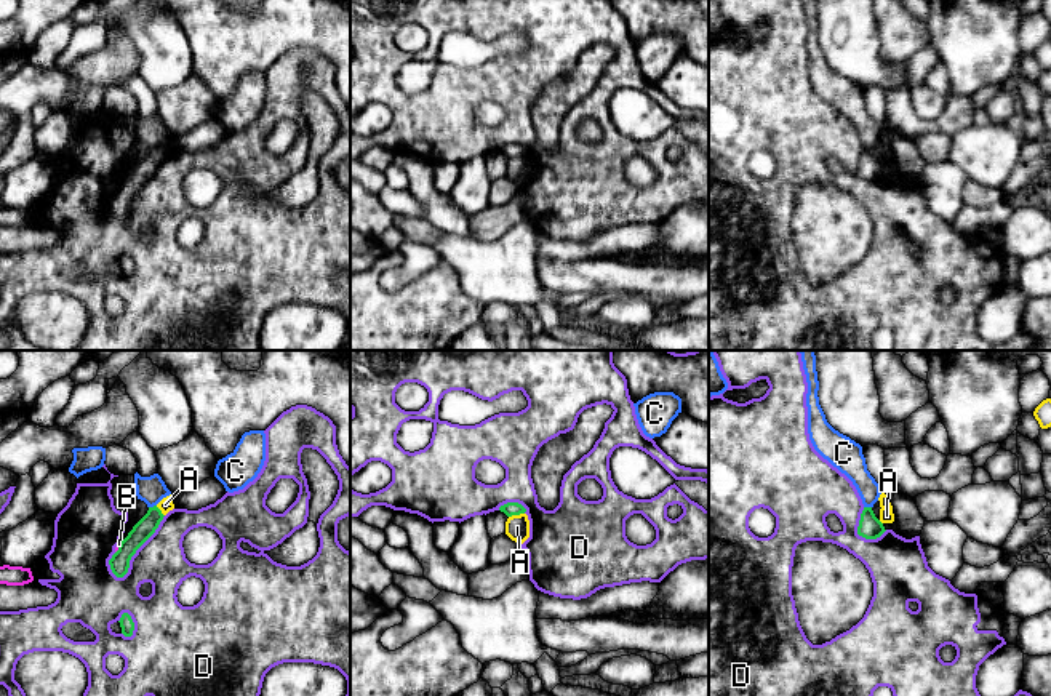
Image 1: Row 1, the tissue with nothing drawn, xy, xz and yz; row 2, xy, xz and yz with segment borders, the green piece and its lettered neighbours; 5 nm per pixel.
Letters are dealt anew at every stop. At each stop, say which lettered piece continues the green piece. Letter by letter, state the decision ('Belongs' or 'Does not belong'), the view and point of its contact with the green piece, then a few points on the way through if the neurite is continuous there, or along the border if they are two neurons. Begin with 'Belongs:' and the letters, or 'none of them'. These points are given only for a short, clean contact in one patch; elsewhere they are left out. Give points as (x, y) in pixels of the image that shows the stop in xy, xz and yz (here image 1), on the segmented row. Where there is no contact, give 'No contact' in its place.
Belongs: none of them
A: Does not belong. Touches green at xz (515, 514). Boundary: xz (523, 512), (509, 517)
B: Does not belong. Touches green at xy (119, 549). Boundary: xy (120, 544), (115, 552)
C: Does not belong. Touches green at xy (154, 506)
D: Does not belong. Touches green at xy (138, 548)

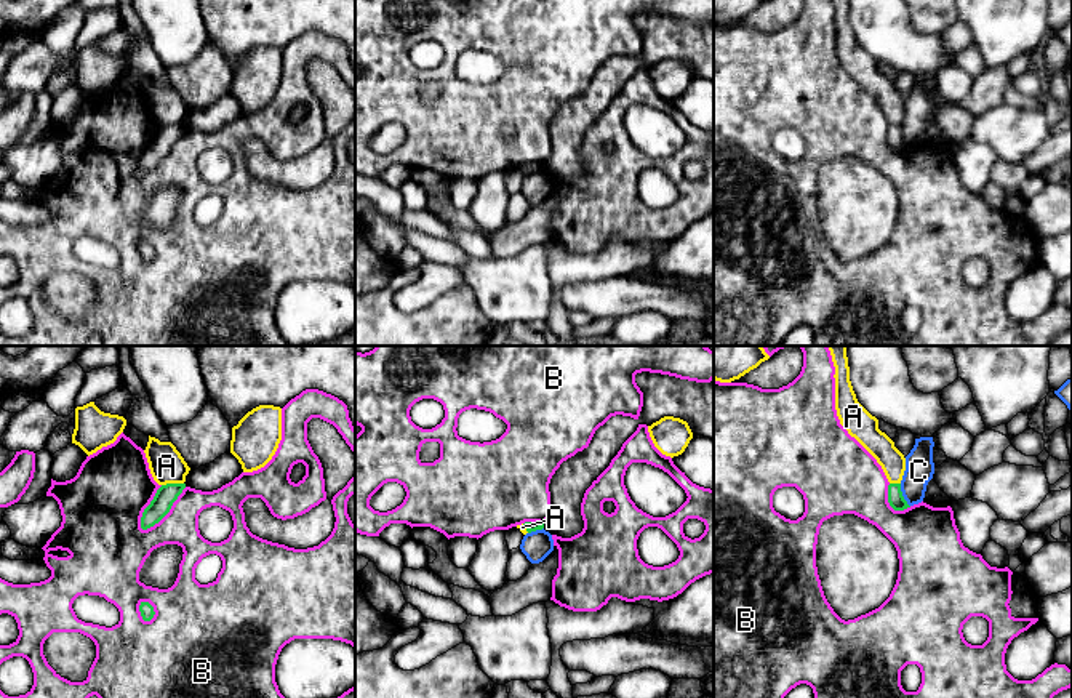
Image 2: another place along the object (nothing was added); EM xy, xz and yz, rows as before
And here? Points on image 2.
Belongs: none of them
A: Does not belong. Touches green at xy (172, 484)
B: Does not belong. Touches green at xy (165, 514)
C: Does not belong. Touches green at yz (901, 495). Boundary: yz (900, 484), (901, 495), (909, 506)

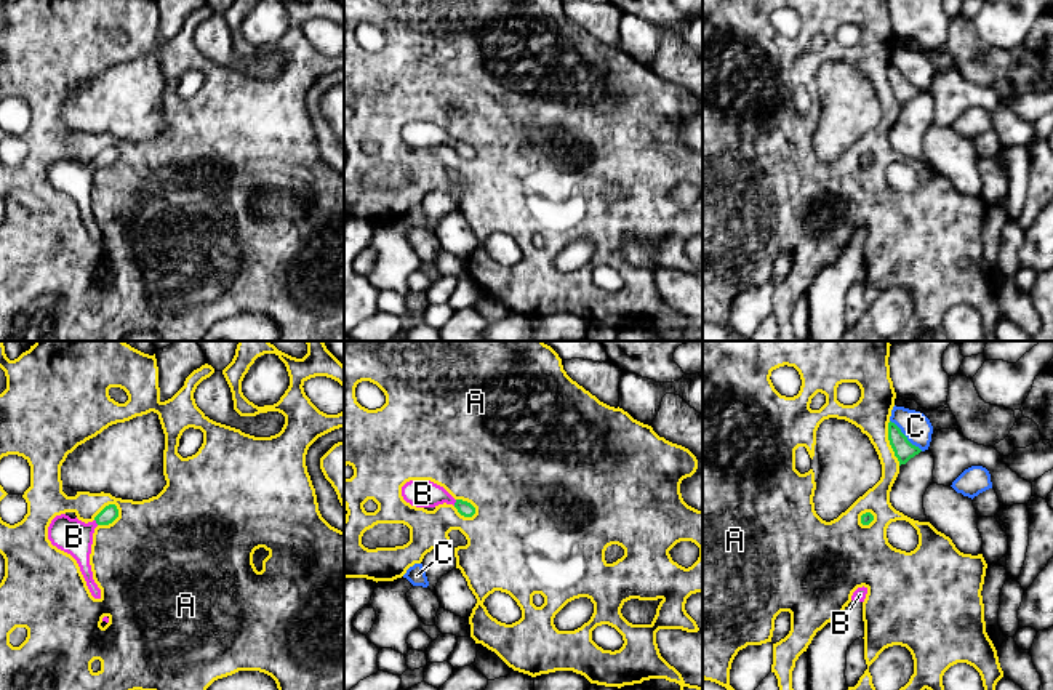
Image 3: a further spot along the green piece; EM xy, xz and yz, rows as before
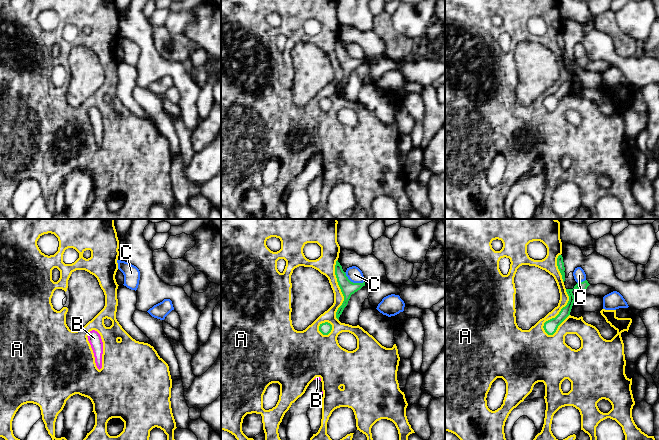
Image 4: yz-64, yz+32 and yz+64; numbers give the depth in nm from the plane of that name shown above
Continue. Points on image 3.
Belongs: B
A: Does not belong. Touches green at xy (106, 506)
B: Belongs. Touches green at xz (455, 503). Path across: xz (464, 508), (455, 503), (440, 495), (423, 493)
C: Does not belong. Touches green at yz (906, 437). Boundary: yz (890, 420), (922, 450)

